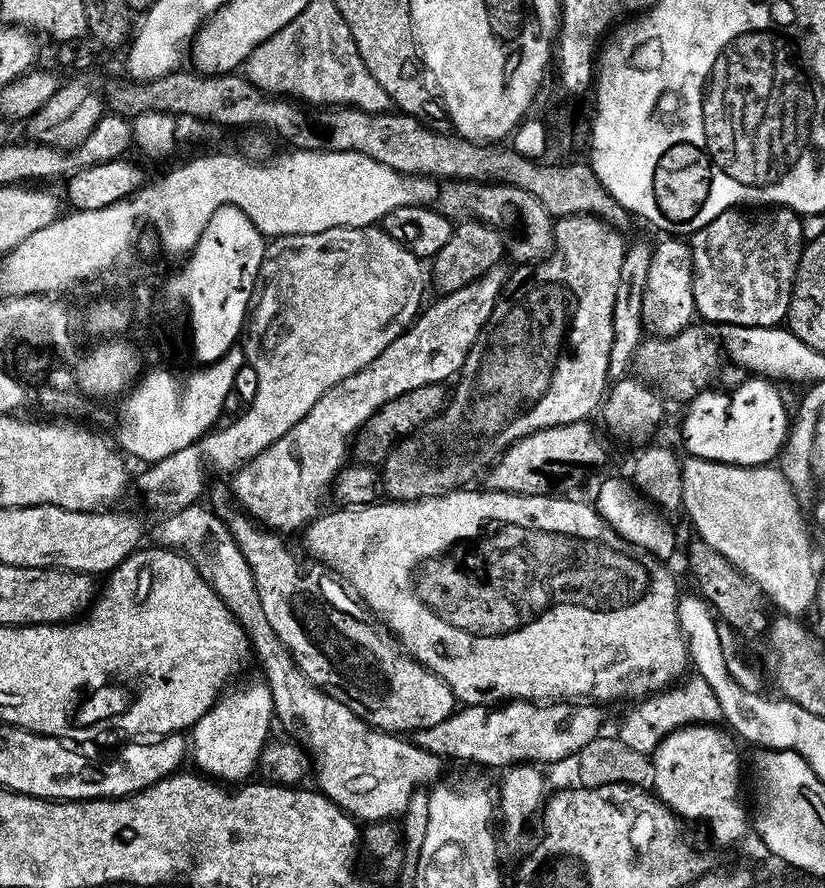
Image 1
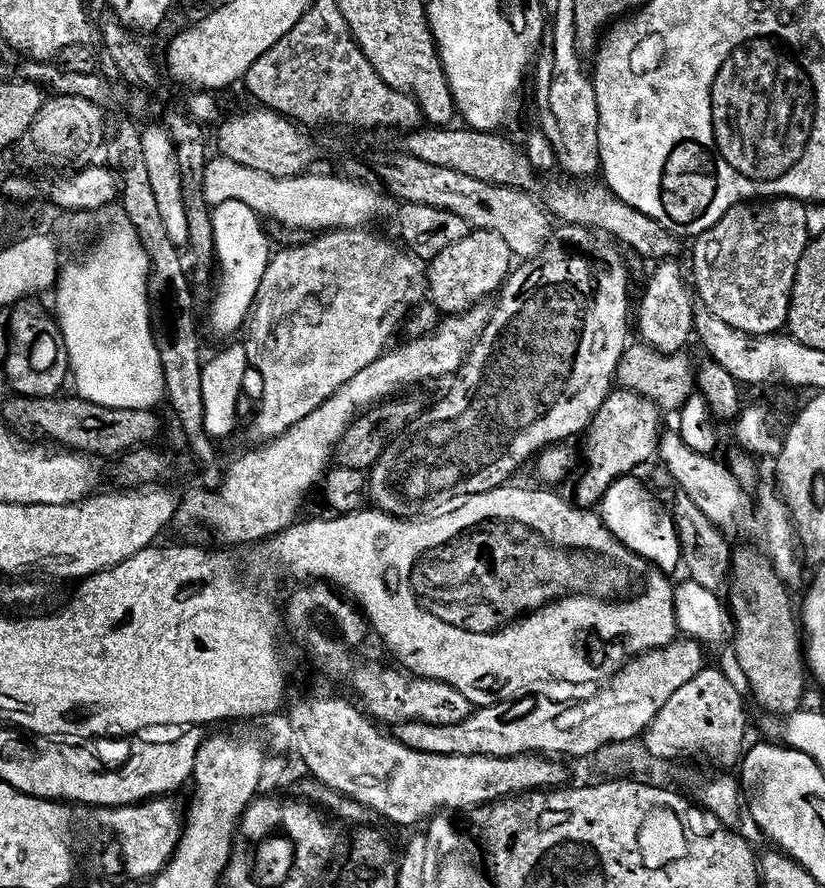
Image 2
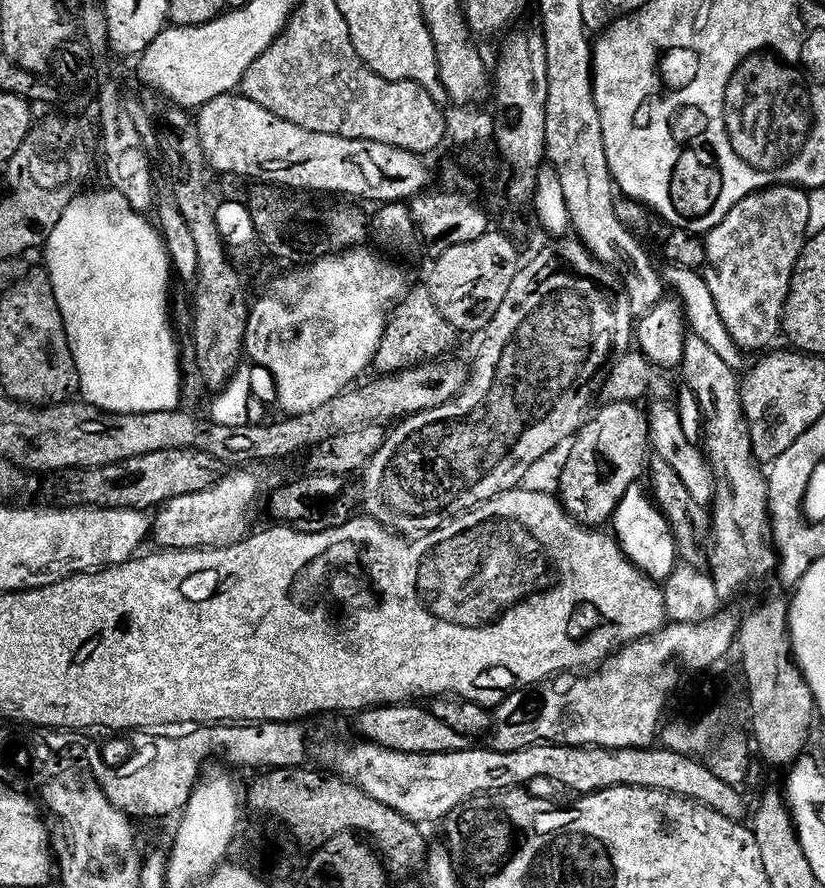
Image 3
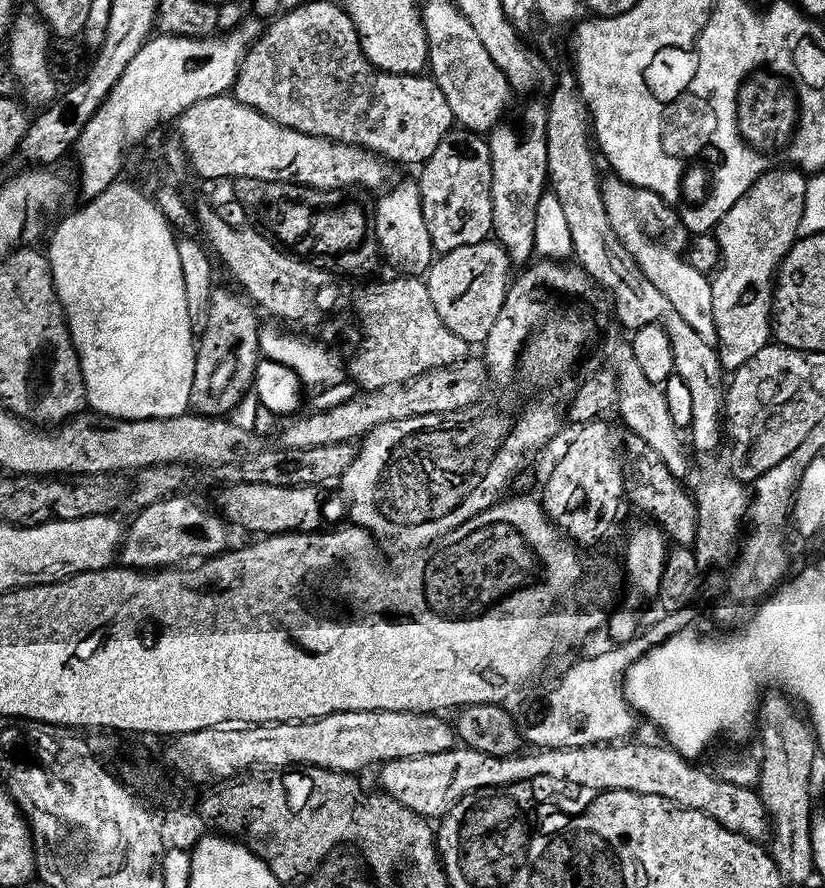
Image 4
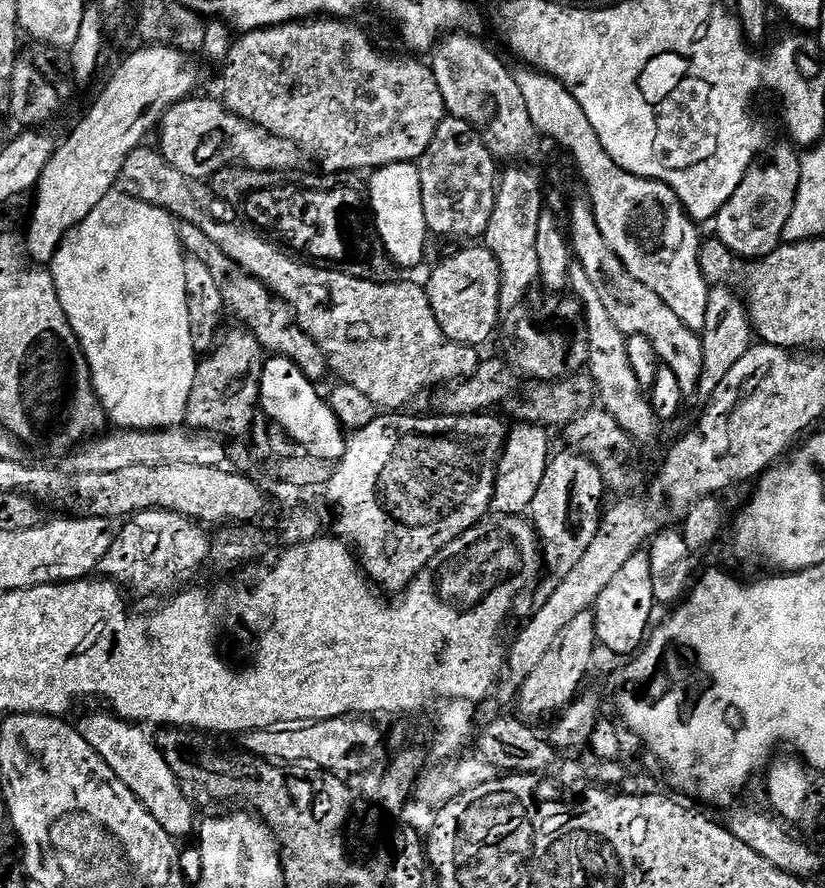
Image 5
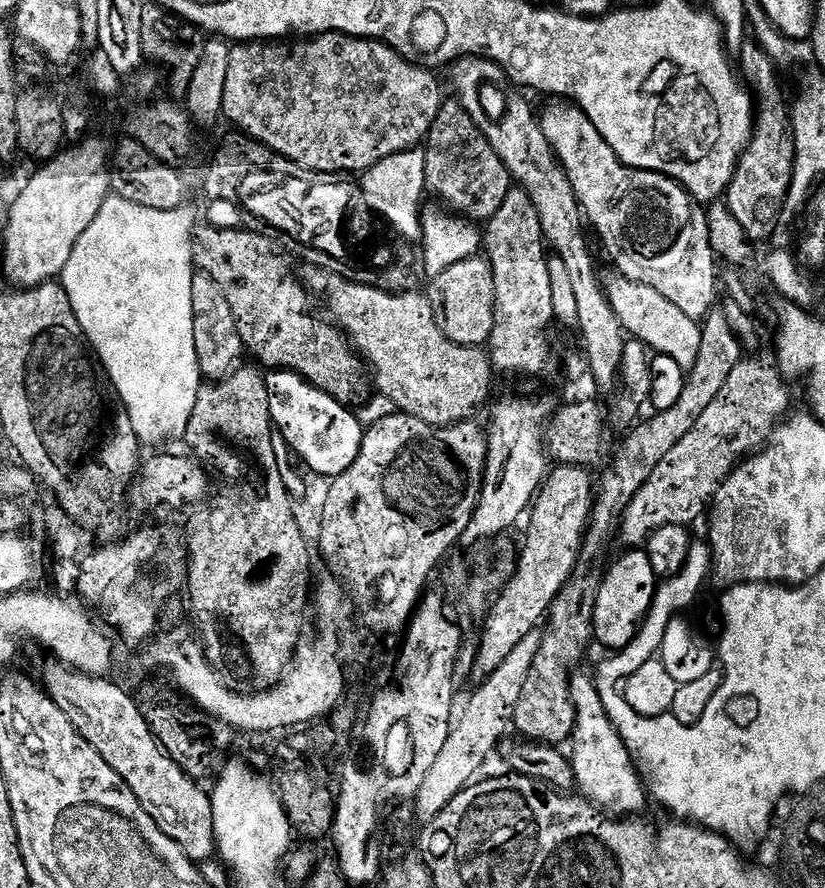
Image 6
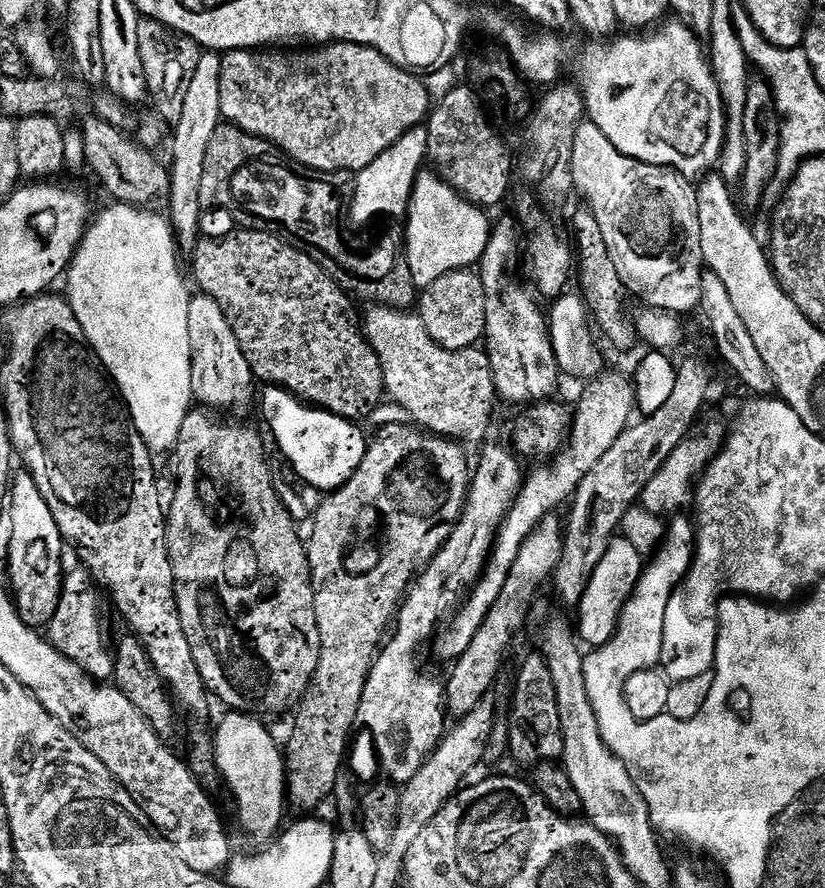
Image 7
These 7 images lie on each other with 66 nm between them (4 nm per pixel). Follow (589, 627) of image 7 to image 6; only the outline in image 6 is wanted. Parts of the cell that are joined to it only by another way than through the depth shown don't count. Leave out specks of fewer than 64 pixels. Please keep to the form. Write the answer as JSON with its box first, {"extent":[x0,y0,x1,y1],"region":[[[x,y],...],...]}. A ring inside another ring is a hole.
{"extent":[592,550,658,650],"region":[[[628,550],[624,553],[625,556],[605,574],[600,588],[598,584],[594,592],[592,635],[595,643],[600,643],[604,648],[612,648],[608,650],[625,648],[635,638],[648,616],[658,587],[658,577],[647,551]]]}

